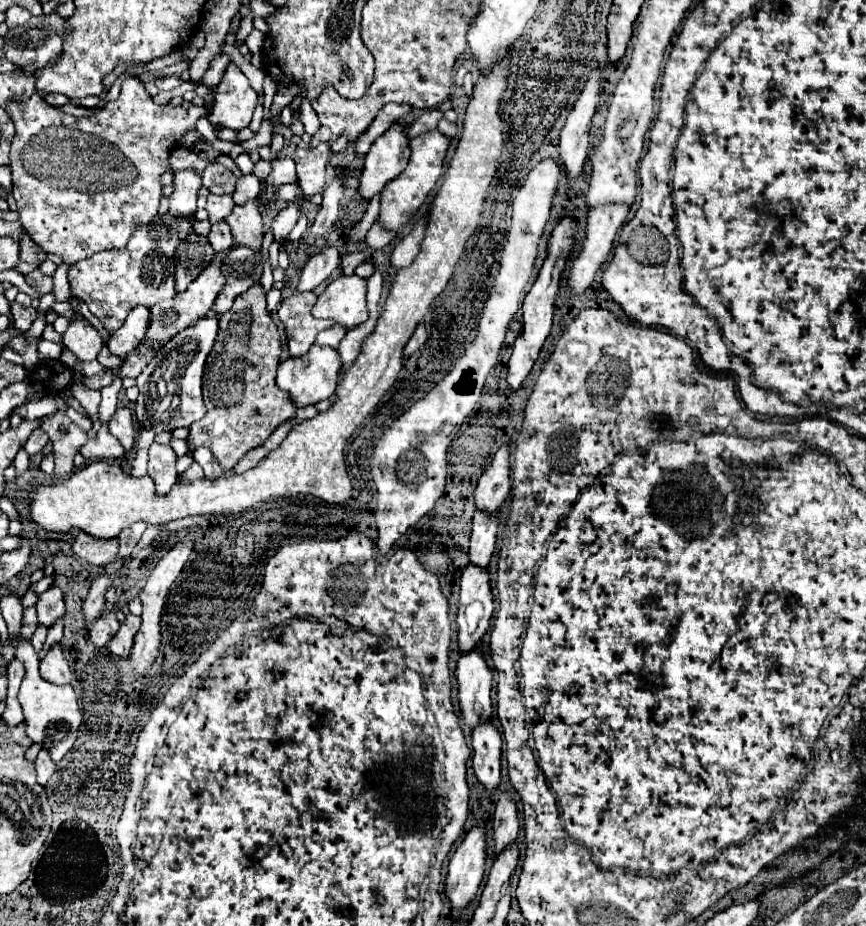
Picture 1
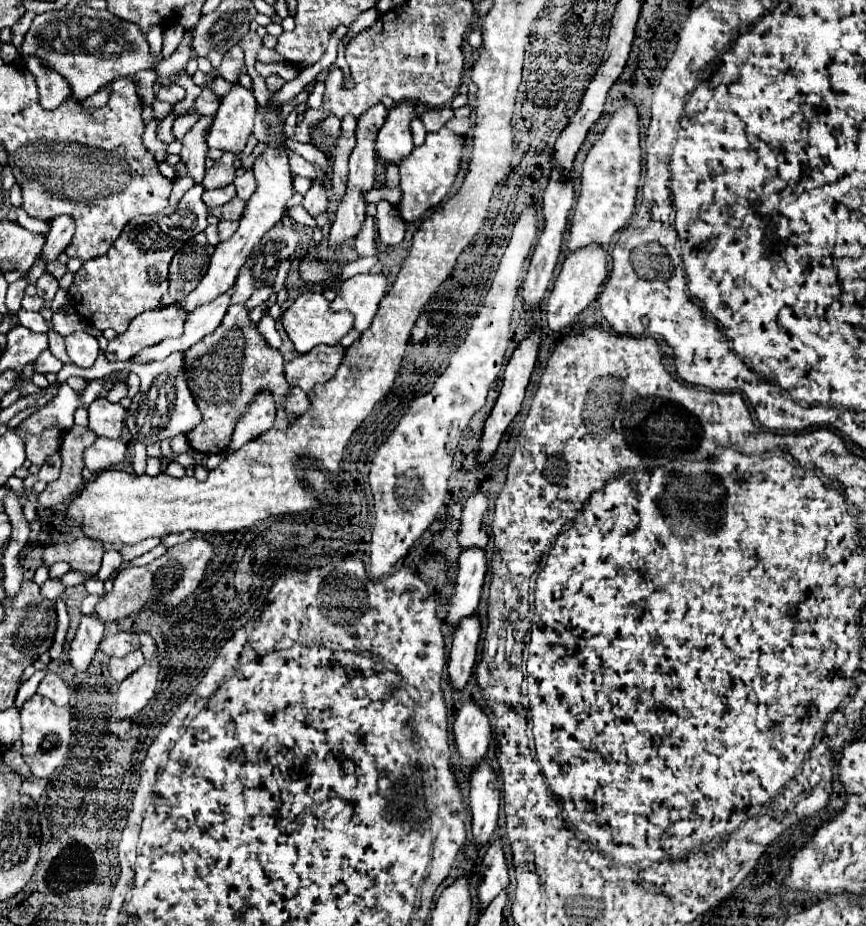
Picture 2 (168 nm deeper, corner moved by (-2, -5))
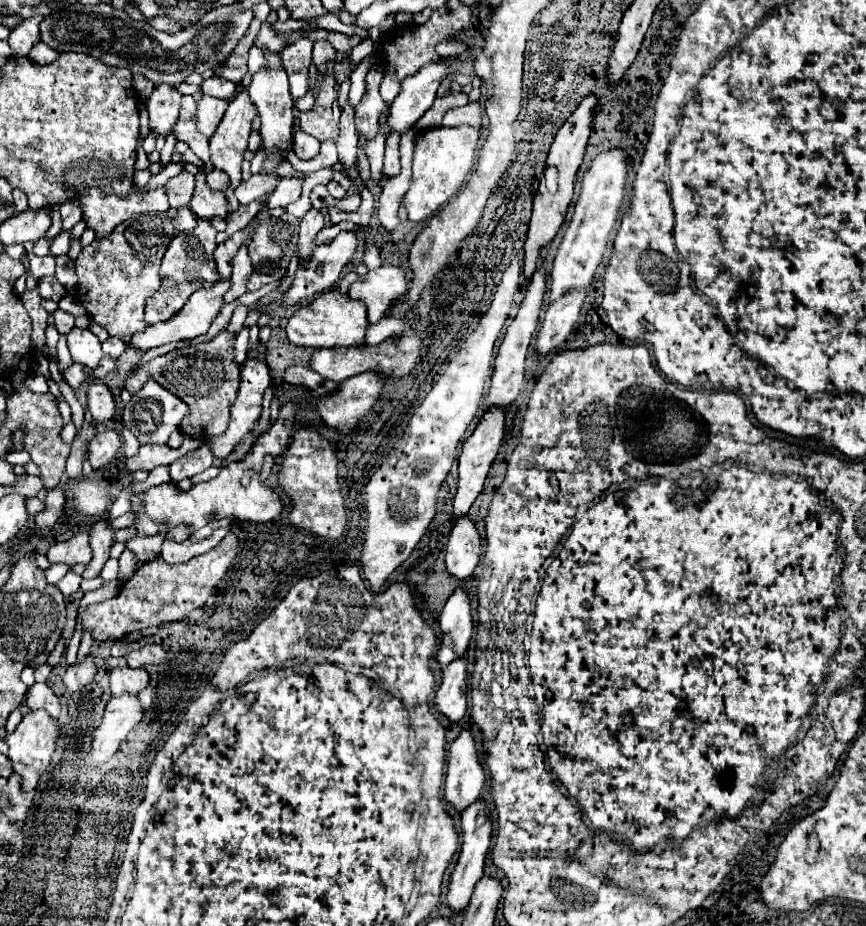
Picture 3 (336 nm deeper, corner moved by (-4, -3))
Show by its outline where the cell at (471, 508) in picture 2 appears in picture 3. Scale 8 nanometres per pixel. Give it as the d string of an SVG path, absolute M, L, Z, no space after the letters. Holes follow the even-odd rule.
M467 514L459 516L447 542L447 554L445 554L447 572L463 580L471 576L473 568L479 564L479 556L481 556L479 530Z

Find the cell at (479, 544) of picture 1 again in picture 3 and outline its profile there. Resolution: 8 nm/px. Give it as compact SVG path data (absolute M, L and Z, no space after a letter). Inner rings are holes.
M465 586L457 588L453 596L447 600L439 616L439 628L441 628L441 646L437 652L437 660L443 666L465 654L473 634L471 598Z

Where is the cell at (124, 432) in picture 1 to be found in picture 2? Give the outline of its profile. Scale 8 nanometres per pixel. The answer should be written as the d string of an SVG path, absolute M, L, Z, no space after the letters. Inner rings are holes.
M97 398L89 406L89 428L97 436L105 438L121 438L121 430L125 424L125 408L121 404L111 404L105 398Z

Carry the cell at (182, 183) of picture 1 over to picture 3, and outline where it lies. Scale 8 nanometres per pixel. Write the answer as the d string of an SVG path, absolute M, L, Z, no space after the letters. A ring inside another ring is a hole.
M203 96L197 104L197 112L195 112L195 122L197 122L197 130L201 134L205 134L207 138L215 132L215 128L219 126L225 108L227 108L227 100L219 100L219 98L211 98L211 96Z

